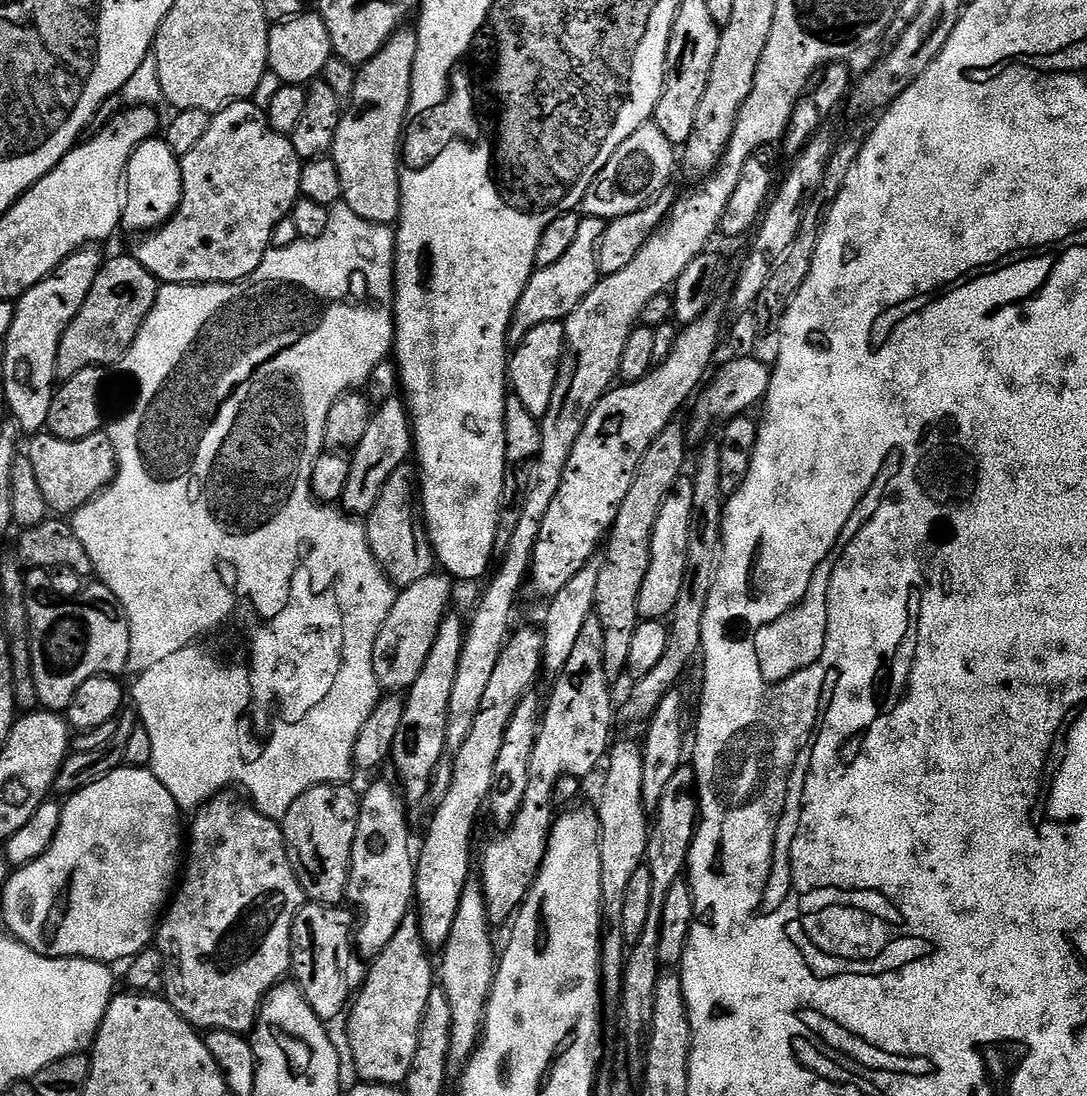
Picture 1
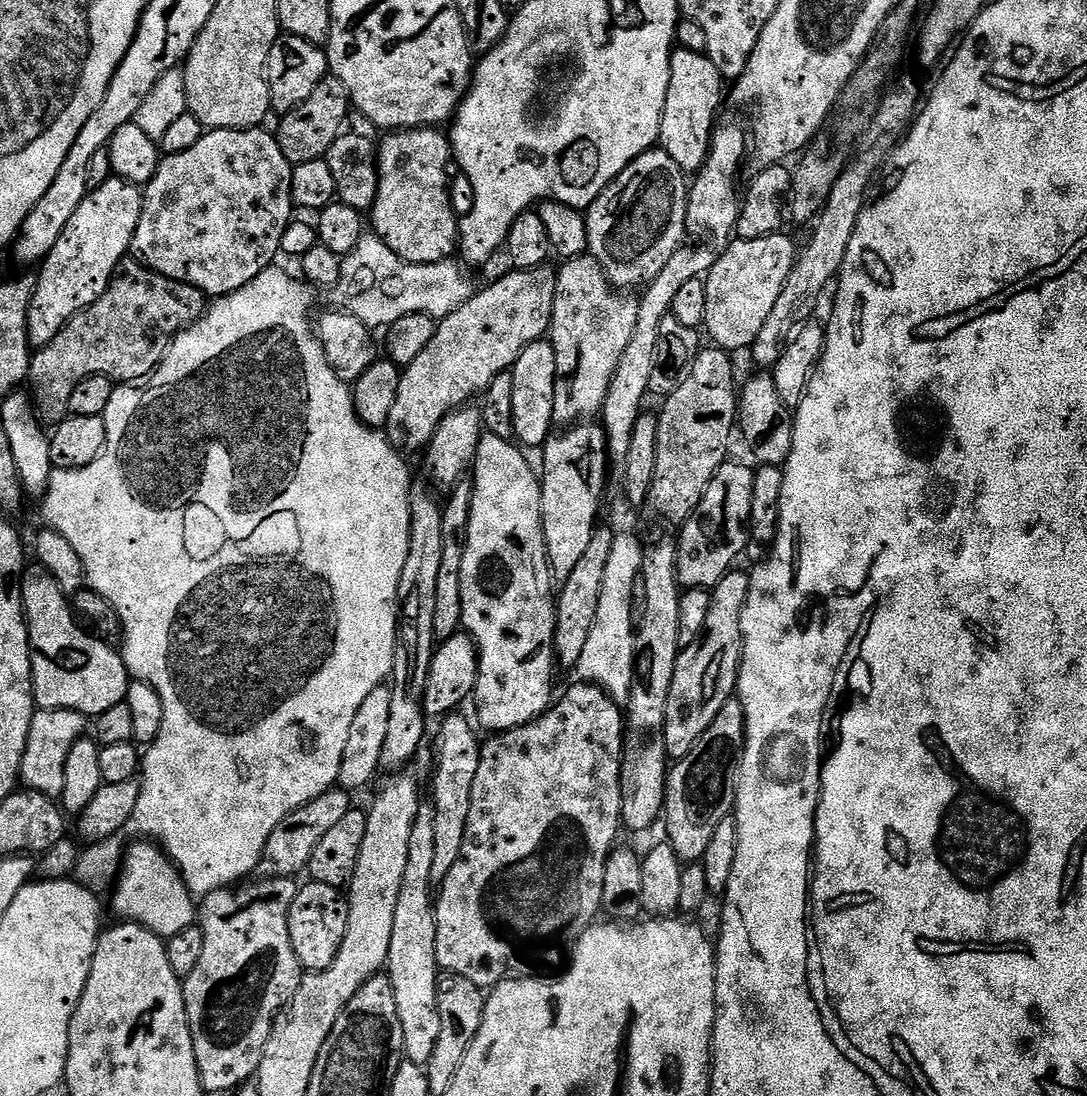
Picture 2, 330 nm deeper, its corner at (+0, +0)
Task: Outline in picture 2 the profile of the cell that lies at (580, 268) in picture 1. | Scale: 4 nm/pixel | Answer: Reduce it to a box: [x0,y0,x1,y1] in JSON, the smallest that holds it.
[386,266,556,454]

